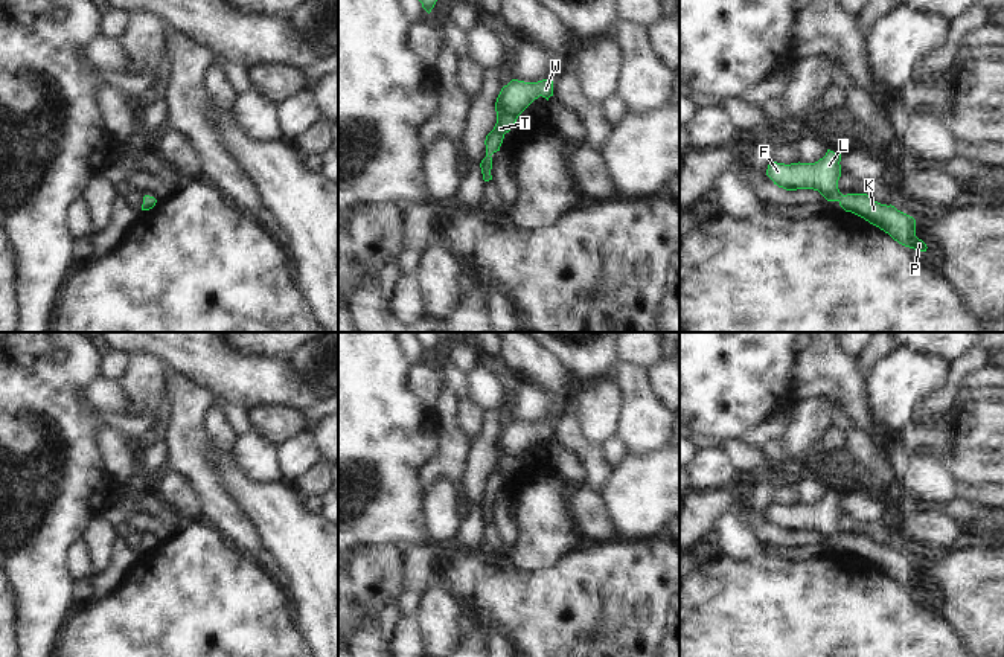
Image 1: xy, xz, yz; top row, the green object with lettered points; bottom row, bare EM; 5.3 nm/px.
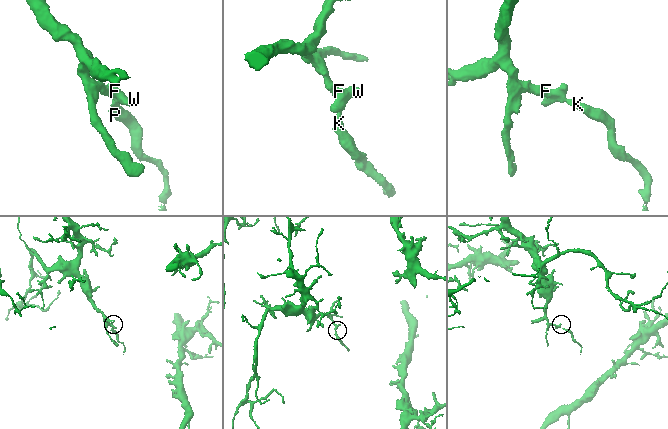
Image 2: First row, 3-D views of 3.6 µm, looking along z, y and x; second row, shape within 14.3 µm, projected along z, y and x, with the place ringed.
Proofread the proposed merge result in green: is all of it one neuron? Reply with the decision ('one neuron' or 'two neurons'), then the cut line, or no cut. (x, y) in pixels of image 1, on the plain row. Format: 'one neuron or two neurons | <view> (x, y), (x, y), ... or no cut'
one neuron | no cut

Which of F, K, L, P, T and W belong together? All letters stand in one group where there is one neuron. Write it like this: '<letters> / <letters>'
F K L P T W

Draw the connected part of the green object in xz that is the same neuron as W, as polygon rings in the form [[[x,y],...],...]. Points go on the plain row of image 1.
[[[512,421],[504,427],[497,439],[495,453],[497,465],[494,471],[486,477],[486,498],[481,502],[480,509],[483,521],[492,521],[492,495],[500,492],[504,476],[515,466],[518,457],[539,437],[548,442],[553,437],[553,422],[542,421],[538,424],[524,424]]]

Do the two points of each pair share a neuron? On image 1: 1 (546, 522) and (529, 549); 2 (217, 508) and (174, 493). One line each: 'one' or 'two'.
1: one
2: two

